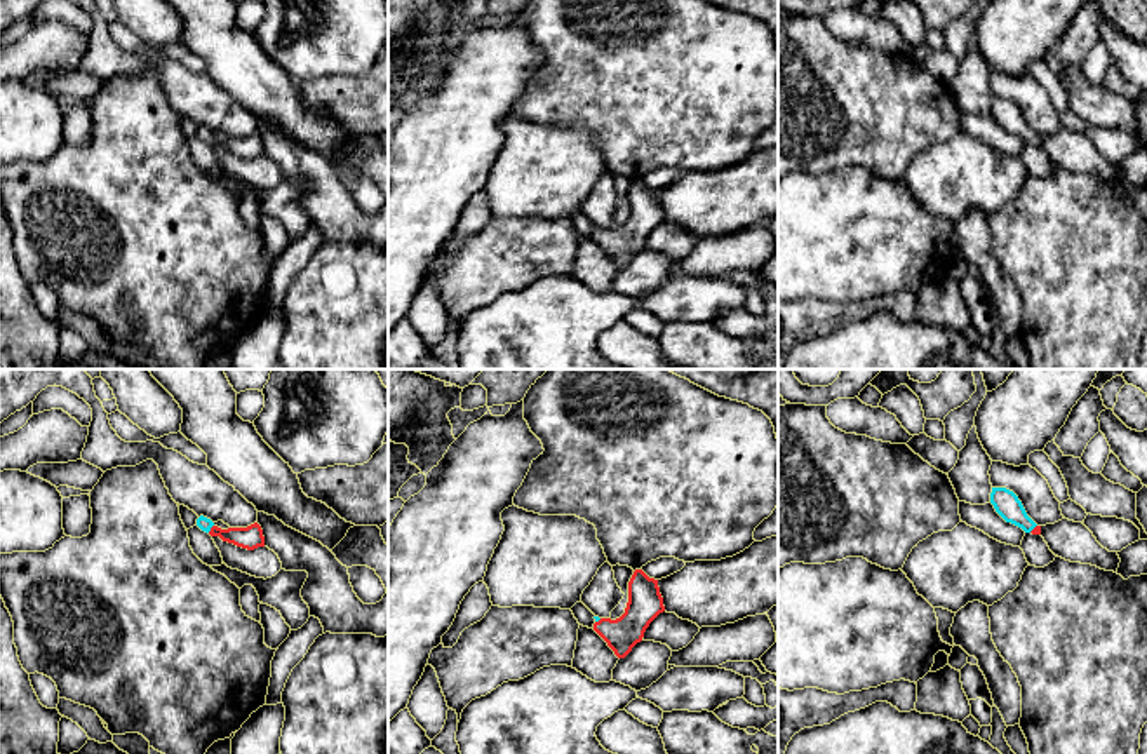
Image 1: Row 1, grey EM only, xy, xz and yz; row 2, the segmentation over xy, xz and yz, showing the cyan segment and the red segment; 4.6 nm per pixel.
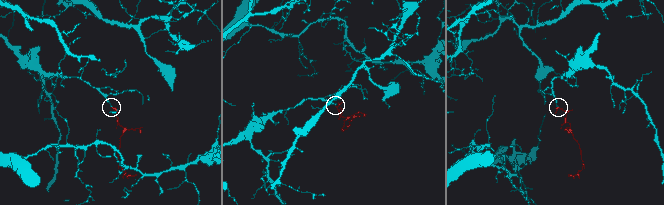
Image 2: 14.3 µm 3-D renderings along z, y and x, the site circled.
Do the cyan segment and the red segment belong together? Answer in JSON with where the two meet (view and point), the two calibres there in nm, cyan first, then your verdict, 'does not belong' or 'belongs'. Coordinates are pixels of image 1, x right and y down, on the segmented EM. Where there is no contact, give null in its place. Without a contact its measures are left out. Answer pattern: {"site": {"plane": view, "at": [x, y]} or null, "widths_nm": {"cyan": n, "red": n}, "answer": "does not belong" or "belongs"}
{"site": {"plane": "xy", "at": [211, 526]}, "widths_nm": {"cyan": 60, "red": 110}, "answer": "belongs"}

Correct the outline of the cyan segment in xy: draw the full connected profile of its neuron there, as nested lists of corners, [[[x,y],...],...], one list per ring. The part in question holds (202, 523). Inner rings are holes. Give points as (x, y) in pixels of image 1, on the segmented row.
[[[200,515],[197,519],[197,526],[209,533],[211,536],[219,536],[223,542],[233,543],[237,547],[254,550],[258,547],[265,547],[263,529],[258,522],[247,528],[218,528],[211,519]]]

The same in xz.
[[[635,569],[628,582],[625,613],[616,618],[595,618],[594,630],[607,643],[618,658],[625,658],[642,641],[649,623],[665,611],[658,580]]]

